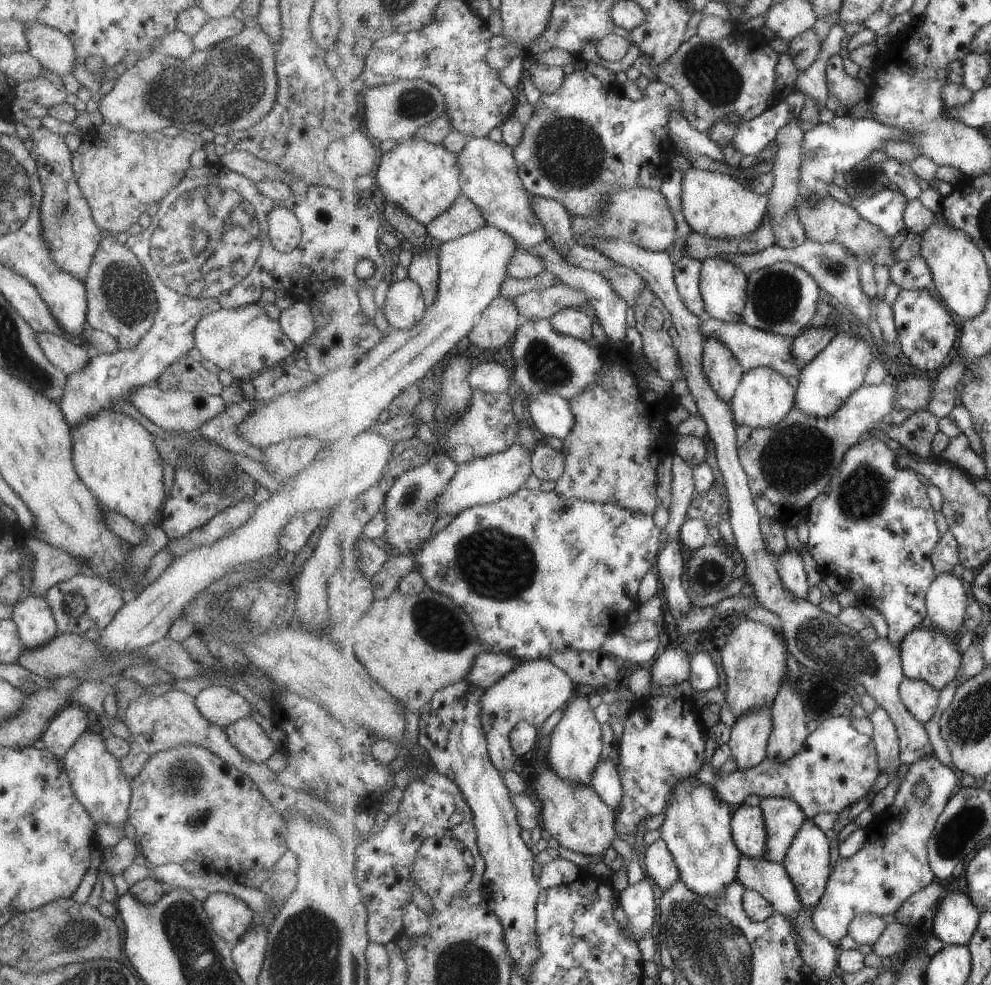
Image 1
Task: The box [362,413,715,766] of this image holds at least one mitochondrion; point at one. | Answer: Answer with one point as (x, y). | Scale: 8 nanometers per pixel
(493, 563)

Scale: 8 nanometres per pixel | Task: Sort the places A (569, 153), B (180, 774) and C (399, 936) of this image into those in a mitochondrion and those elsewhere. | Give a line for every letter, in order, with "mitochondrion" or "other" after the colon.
A: mitochondrion
B: mitochondrion
C: other

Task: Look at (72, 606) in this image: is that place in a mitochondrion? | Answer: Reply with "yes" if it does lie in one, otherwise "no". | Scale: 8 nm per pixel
yes

